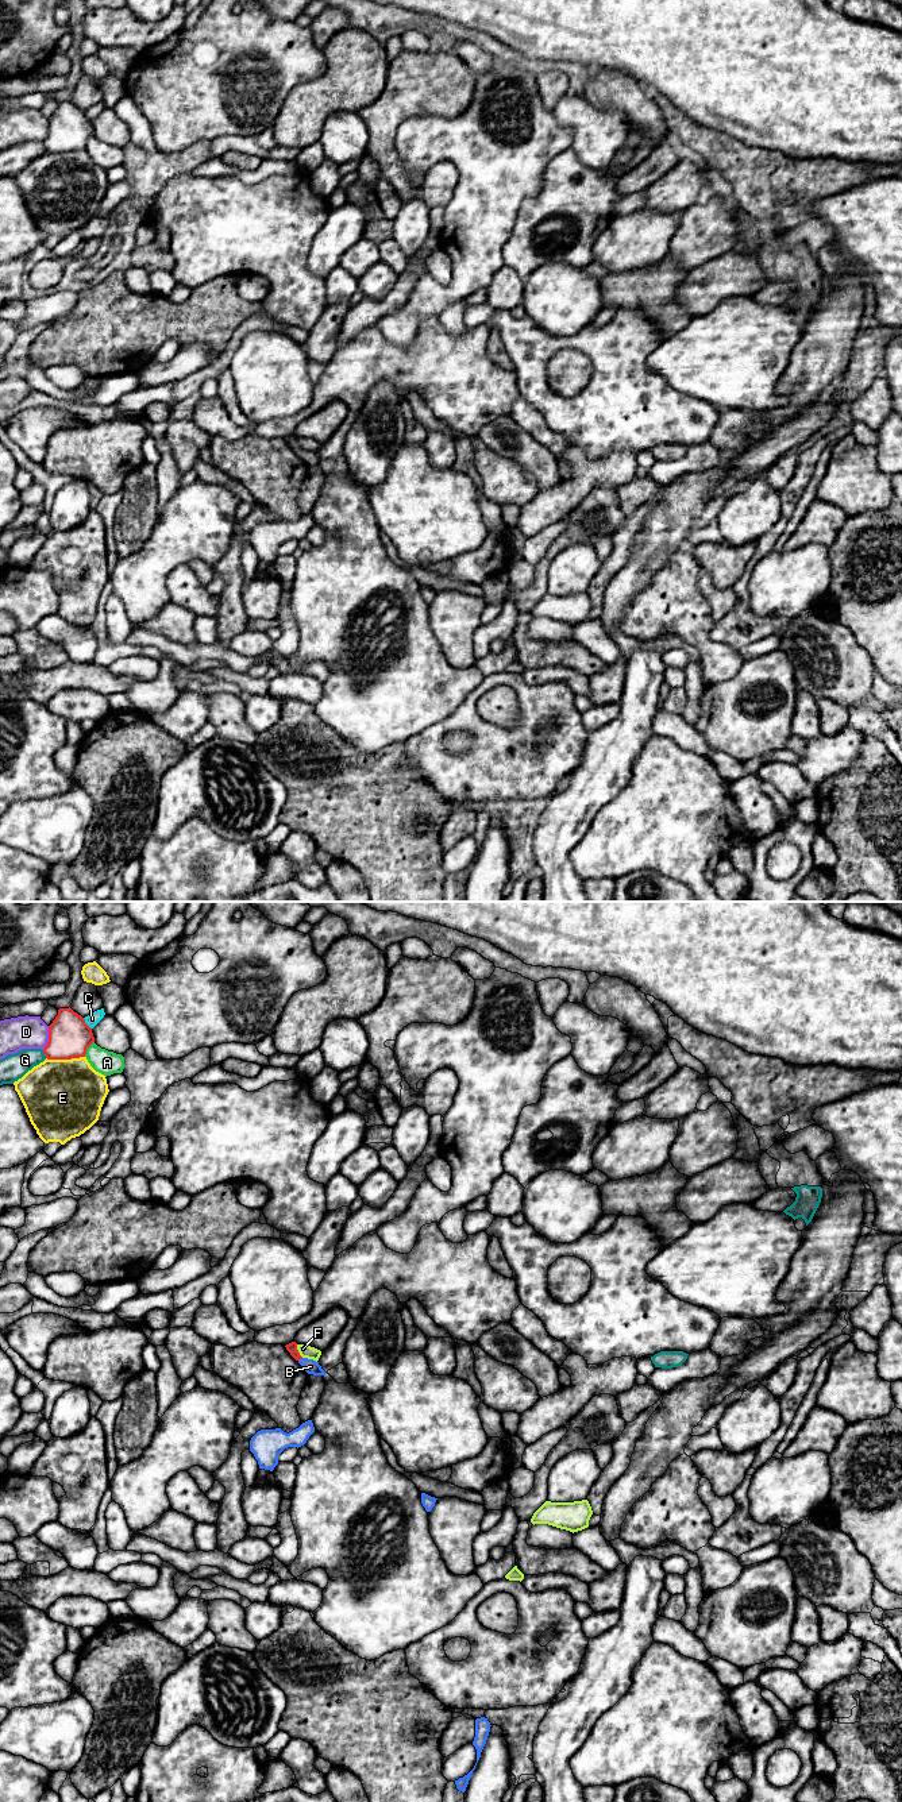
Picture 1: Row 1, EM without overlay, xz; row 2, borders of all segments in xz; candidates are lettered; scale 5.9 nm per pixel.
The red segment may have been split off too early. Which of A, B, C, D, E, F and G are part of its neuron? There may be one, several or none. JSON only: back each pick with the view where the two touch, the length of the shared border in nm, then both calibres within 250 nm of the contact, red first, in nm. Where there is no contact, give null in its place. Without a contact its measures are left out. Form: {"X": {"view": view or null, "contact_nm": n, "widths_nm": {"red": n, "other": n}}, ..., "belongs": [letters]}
{"B": {"view": "xz", "contact_nm": 40, "widths_nm": {"red": 60, "other": 90}}, "belongs": ["B"]}

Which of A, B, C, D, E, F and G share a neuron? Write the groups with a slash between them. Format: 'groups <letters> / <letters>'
groups A / B / C / D / E / F / G

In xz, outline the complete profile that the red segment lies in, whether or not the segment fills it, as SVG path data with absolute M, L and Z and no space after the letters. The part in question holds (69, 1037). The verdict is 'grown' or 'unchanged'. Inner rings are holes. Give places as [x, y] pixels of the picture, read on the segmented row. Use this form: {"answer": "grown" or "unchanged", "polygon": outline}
{"answer": "unchanged", "polygon": "M59 1008L49 1026L49 1042L43 1049L47 1060L72 1060L85 1057L95 1042L92 1029L85 1019L69 1008Z"}

